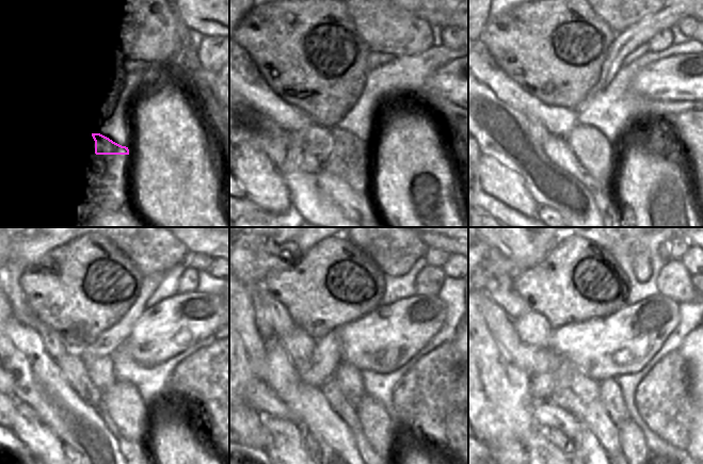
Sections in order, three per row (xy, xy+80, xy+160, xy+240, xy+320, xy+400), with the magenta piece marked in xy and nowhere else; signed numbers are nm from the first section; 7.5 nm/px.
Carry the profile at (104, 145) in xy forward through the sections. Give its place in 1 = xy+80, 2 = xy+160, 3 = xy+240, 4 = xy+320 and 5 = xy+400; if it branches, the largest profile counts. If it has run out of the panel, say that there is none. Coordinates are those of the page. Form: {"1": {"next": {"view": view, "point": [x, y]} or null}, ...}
{"1": {"next": {"view": "xy+80", "point": [356, 153]}}, "2": {"next": {"view": "xy+160", "point": [597, 156]}}, "3": {"next": {"view": "xy+240", "point": [123, 402]}}, "4": {"next": {"view": "xy+320", "point": [379, 428]}}, "5": {"next": {"view": "xy+400", "point": [633, 444]}}}

